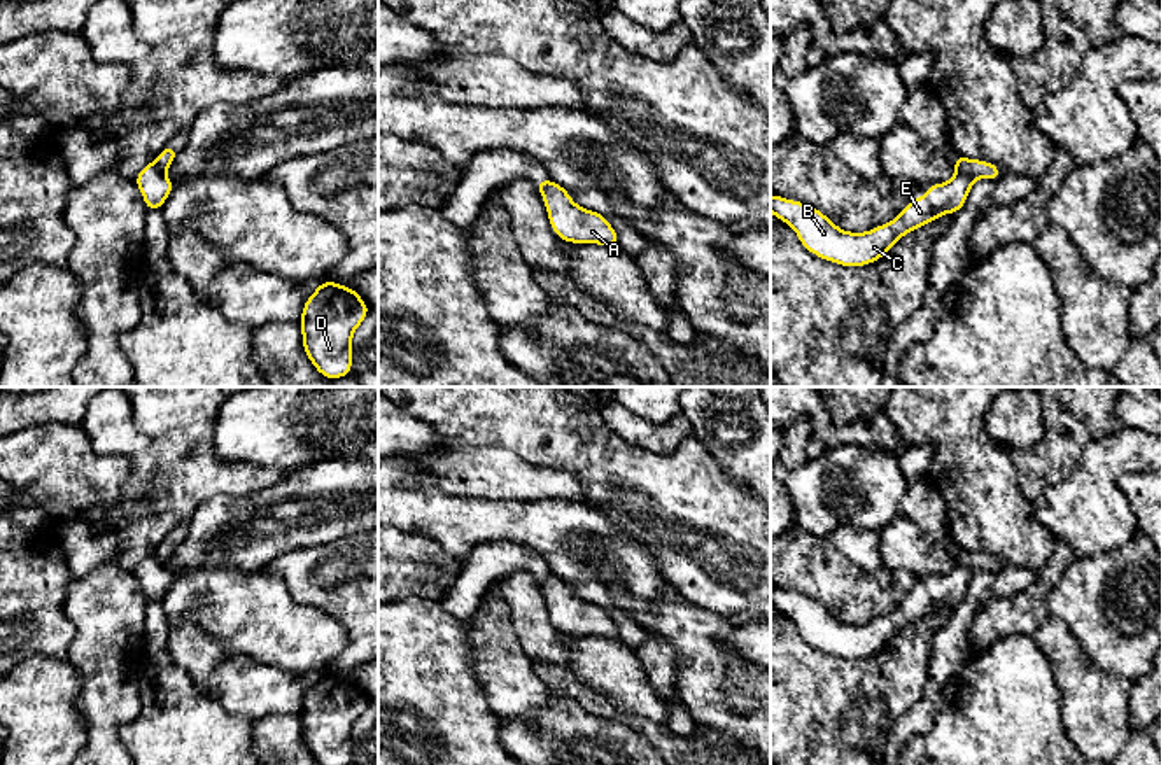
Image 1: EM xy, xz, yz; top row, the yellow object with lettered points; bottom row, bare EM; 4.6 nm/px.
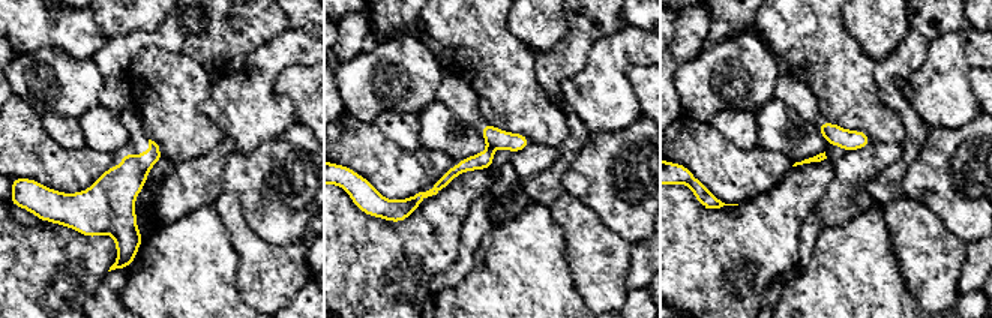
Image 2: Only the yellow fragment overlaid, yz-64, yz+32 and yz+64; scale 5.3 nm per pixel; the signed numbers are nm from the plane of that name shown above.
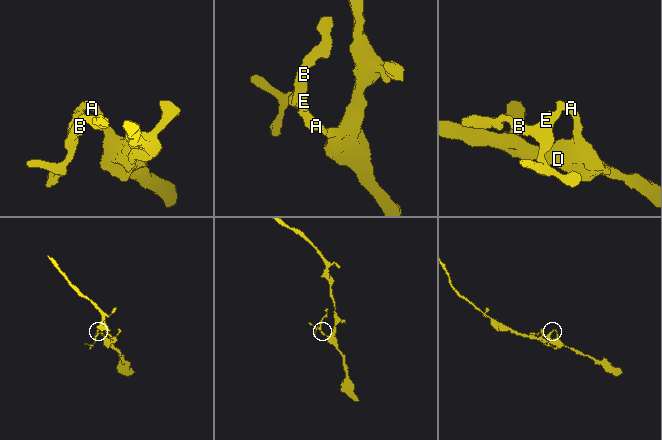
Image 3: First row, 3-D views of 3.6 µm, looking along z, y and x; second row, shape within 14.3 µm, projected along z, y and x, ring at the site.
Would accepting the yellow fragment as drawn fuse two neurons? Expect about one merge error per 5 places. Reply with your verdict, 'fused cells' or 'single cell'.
fused cells

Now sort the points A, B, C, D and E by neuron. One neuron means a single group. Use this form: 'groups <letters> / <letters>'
groups A D / B C E

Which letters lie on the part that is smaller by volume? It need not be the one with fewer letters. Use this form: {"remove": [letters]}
{"remove": ["B", "C", "E"]}

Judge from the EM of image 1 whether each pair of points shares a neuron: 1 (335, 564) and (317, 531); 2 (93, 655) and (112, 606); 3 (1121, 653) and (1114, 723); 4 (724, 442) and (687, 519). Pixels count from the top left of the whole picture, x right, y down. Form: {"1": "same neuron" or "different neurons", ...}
{"1": "different neurons", "2": "same neuron", "3": "different neurons", "4": "different neurons"}

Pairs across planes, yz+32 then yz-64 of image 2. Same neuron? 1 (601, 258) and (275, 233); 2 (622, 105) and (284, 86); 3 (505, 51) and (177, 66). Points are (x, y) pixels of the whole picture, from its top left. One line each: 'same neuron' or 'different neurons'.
1: different neurons
2: different neurons
3: same neuron

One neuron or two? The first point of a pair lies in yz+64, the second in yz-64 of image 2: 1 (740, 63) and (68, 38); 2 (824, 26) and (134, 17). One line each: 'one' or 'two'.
1: two
2: one

